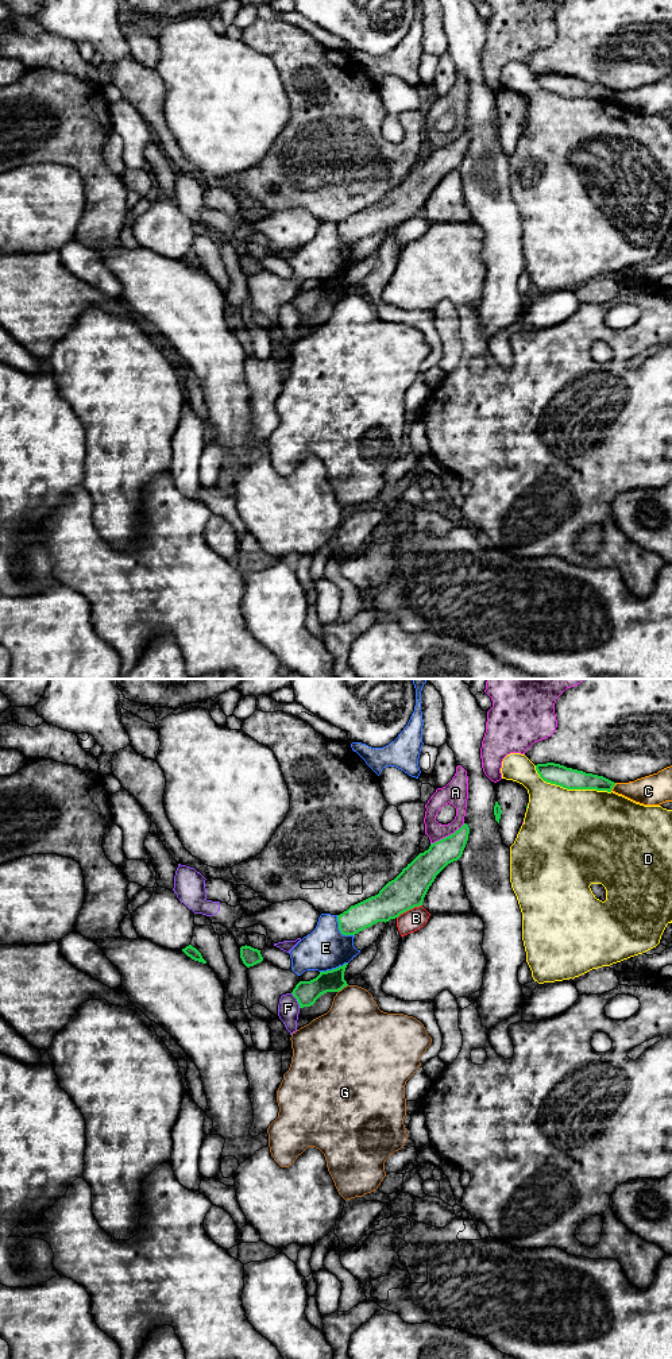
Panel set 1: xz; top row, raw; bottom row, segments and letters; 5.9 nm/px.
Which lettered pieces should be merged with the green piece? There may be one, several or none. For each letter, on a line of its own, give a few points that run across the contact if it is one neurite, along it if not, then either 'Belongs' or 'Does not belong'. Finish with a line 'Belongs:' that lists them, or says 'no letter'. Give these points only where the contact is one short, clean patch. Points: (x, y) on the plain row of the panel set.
A: Does not belong
B: Does not belong
C: Does not belong
D: Does not belong
E: Does not belong
F: Line: xz (292, 301), (300, 316). Does not belong
G: Does not belong
Belongs: no letter

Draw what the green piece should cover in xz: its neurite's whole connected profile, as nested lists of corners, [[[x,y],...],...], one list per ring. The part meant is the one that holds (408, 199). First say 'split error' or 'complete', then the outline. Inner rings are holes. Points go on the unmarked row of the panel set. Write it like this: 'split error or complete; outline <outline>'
complete; outline [[[464,132],[453,143],[430,152],[402,181],[389,190],[378,204],[371,205],[337,224],[343,244],[355,244],[378,231],[389,231],[401,223],[422,215],[436,185],[451,171],[457,170],[468,150],[470,136]]]

